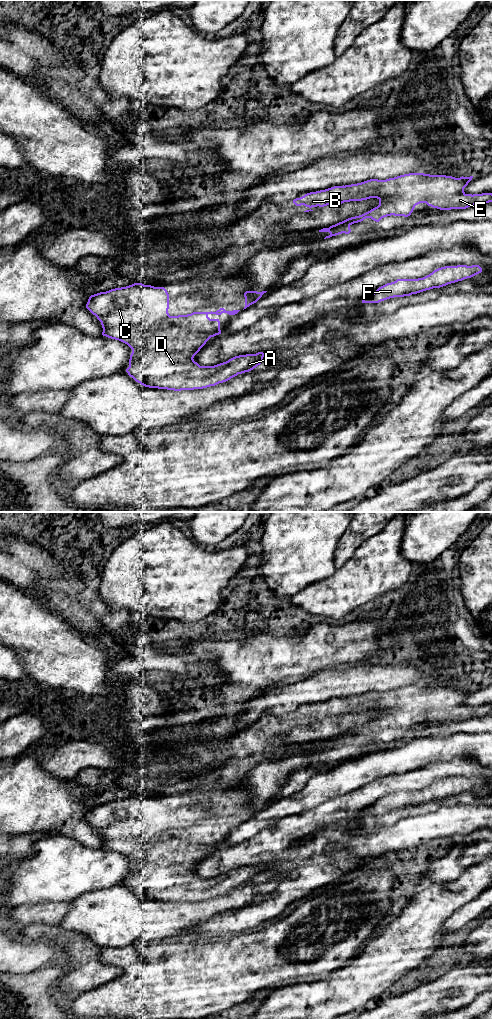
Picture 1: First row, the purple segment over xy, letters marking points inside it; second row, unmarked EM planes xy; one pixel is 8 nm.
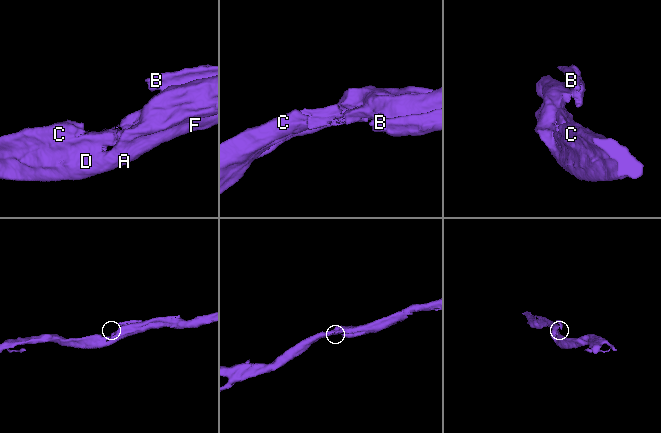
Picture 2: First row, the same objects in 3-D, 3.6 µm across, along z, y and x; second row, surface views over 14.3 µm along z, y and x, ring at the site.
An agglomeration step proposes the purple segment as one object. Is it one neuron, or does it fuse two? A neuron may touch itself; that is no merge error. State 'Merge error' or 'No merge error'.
Merge error

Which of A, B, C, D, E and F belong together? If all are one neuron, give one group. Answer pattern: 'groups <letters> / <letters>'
groups A C D F / B E

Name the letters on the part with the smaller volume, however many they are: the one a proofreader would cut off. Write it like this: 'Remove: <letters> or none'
Remove: B, E

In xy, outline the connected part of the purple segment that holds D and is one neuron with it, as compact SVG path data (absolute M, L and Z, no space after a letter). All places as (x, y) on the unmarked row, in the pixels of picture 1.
M142 795L91 807L86 820L101 834L103 848L119 852L132 861L126 884L145 899L174 903L203 901L249 884L263 874L263 864L235 868L214 878L200 878L193 871L211 849L221 846L219 831L210 831L208 827L235 827L240 822L220 820L216 824L170 828L167 802Z

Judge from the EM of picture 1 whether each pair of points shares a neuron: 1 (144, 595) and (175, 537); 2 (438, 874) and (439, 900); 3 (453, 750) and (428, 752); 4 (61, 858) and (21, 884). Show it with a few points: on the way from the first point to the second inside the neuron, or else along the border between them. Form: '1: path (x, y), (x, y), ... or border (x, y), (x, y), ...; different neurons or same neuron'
1: path (149, 581), (160, 570), (163, 551); same neuron
2: border (461, 875), (450, 881), (433, 881), (431, 883); different neurons
3: path (447, 750), (434, 750); same neuron
4: path (51, 868), (41, 878), (31, 881); same neuron

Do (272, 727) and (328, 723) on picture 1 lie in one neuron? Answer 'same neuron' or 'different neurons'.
different neurons

